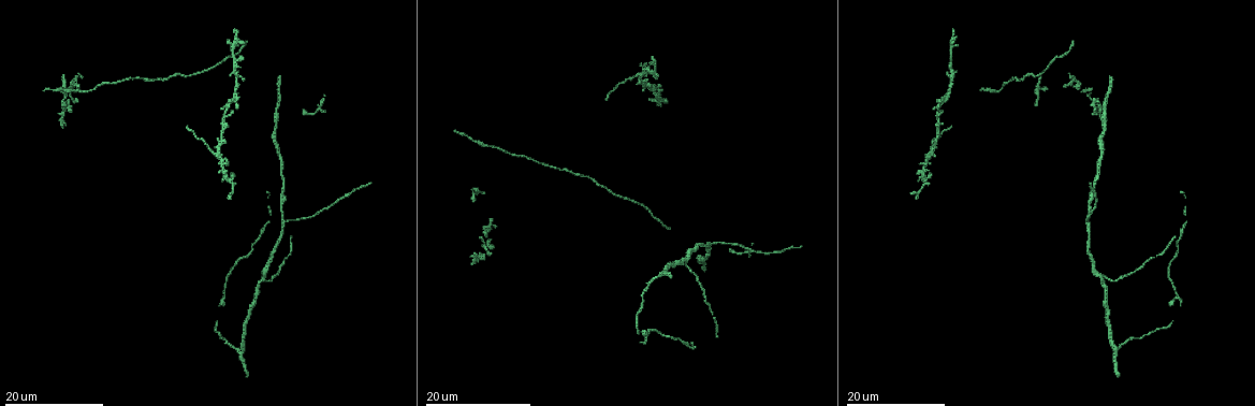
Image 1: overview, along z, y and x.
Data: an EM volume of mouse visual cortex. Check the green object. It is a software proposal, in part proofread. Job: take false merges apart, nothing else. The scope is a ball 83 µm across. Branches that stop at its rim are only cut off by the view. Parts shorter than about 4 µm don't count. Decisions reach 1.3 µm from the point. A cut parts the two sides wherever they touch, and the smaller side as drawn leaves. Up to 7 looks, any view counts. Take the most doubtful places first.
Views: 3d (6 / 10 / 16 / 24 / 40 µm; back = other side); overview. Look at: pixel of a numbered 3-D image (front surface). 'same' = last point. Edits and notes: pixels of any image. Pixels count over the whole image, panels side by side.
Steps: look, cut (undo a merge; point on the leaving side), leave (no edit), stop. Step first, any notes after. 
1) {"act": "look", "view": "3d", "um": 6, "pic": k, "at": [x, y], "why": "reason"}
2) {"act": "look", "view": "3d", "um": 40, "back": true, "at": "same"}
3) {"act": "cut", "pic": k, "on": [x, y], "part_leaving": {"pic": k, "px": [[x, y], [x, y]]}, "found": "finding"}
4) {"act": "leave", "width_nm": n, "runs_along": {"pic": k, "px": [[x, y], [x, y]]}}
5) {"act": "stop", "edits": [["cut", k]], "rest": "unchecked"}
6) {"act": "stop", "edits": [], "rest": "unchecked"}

{"act": "look", "view": "3d", "um": 16, "pic": 1, "at": [284, 221], "why": "arms part here"}

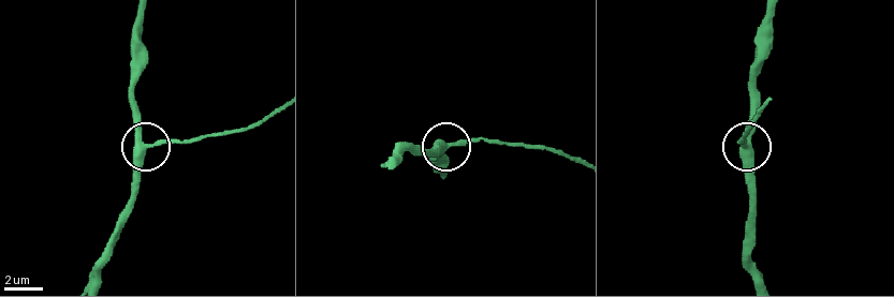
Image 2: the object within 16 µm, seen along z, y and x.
{"act": "look", "view": "3d", "um": 10, "pic": 2, "at": [447, 146], "why": "zoom in"}

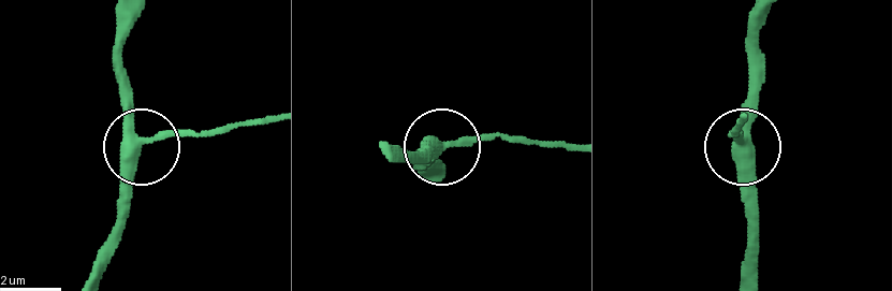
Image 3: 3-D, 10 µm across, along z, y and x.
{"act": "leave", "runs_along": {"pic": 3, "px": [[765, 17], [755, 41], [755, 110], [742, 144], [732, 133]]}, "found": "one neuron here"}

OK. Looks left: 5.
{"act": "look", "view": "3d", "um": 24, "pic": 1, "at": [231, 181], "why": "thick turns thin"}

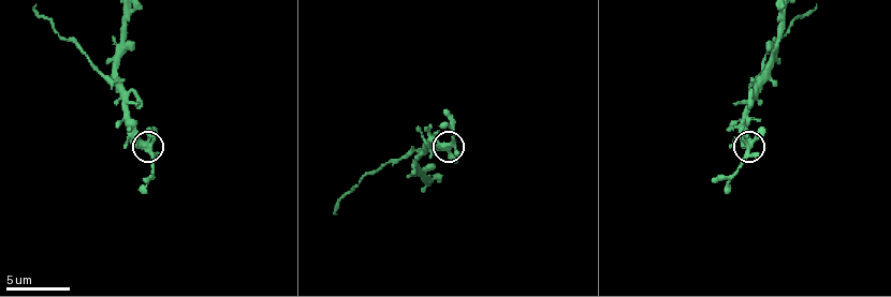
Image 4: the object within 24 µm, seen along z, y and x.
{"act": "look", "view": "3d", "um": 6, "pic": 4, "at": [450, 146]}

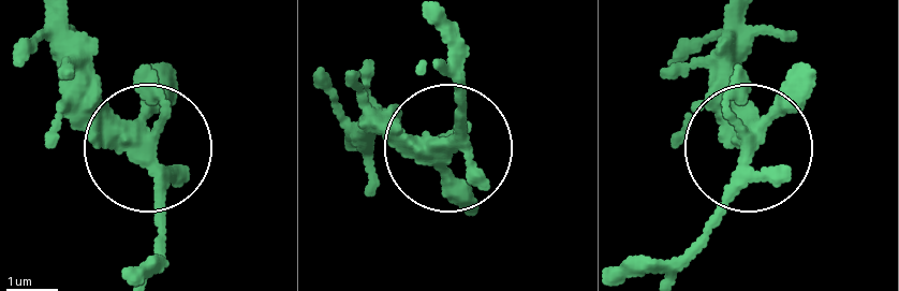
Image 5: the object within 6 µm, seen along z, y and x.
{"act": "leave", "found": "all the same neuron"}

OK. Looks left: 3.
{"act": "look", "view": "3d", "um": 16, "pic": 1, "at": [237, 350]}

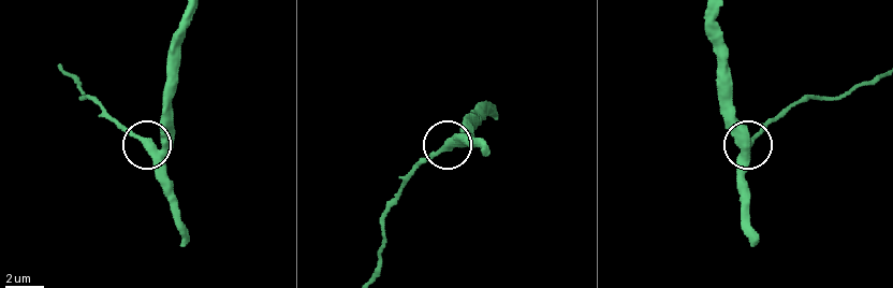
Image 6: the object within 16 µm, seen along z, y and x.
{"act": "look", "view": "3d", "um": 6, "pic": 6, "at": [449, 146]}

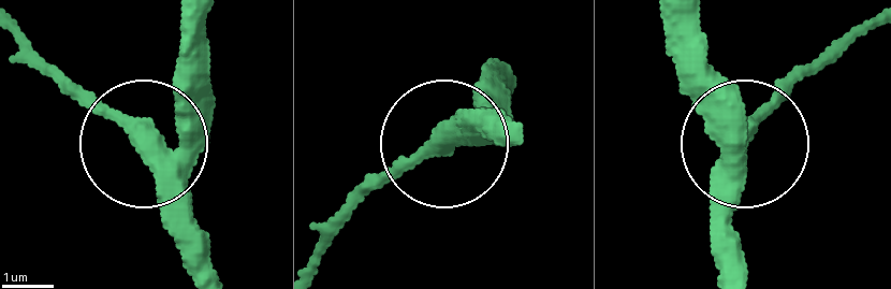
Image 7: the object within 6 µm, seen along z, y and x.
{"act": "leave", "runs_along": {"pic": 7, "px": [[207, 12], [194, 89], [151, 141], [177, 243], [199, 269]]}, "found": "all the same neuron"}

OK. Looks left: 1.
{"act": "stop", "edits": [], "rest": "unchecked"}

